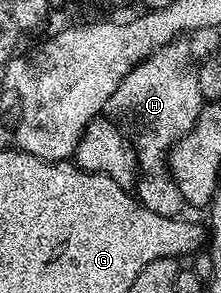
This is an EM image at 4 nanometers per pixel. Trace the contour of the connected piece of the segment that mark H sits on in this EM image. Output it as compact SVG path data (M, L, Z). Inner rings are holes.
M179 38L170 44L166 44L160 50L156 50L148 58L144 58L123 80L120 86L116 86L116 94L112 94L108 105L109 115L115 124L122 129L134 145L134 151L138 153L138 175L140 179L136 184L138 201L152 214L160 214L164 218L178 218L183 215L182 208L187 207L187 202L180 194L176 182L170 177L168 153L177 140L196 122L196 118L202 112L204 103L200 94L200 86L195 69L190 68L190 44L186 38Z

